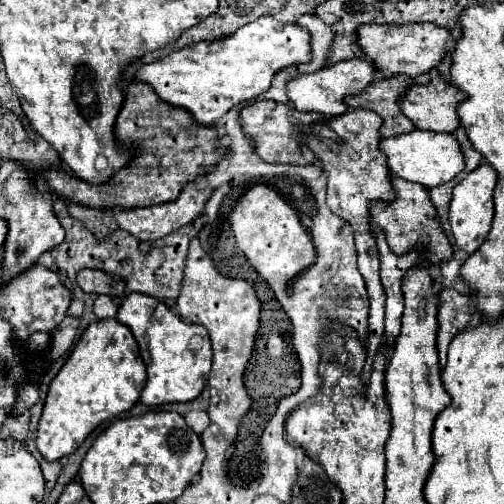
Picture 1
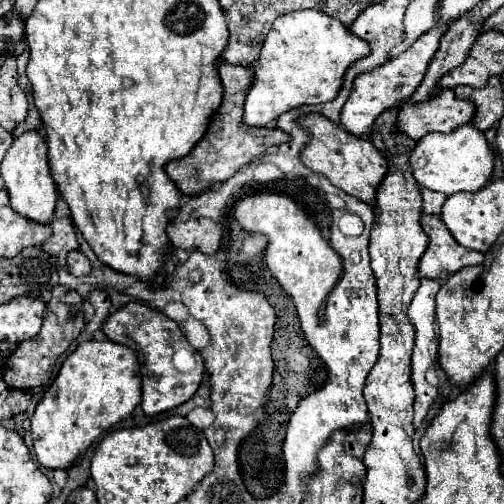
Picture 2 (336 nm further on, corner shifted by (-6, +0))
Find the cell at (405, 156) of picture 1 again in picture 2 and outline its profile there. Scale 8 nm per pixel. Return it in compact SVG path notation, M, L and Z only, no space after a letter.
M460 125L450 133L428 133L424 139L420 139L410 153L410 167L420 187L440 191L444 195L478 191L492 175L494 153L478 129L472 125Z

